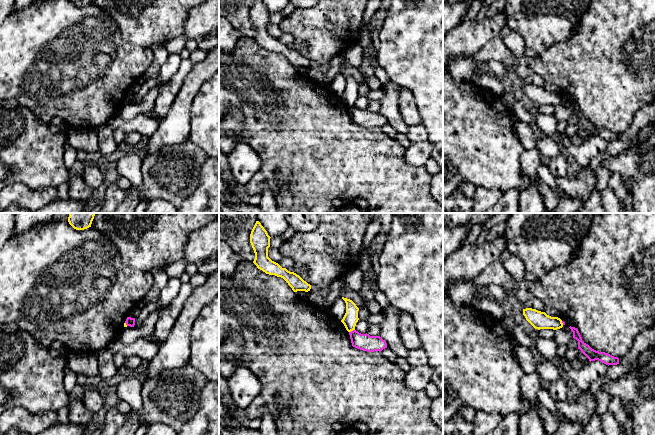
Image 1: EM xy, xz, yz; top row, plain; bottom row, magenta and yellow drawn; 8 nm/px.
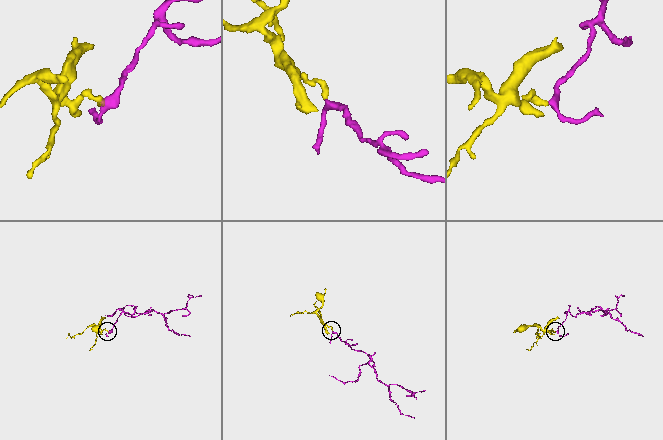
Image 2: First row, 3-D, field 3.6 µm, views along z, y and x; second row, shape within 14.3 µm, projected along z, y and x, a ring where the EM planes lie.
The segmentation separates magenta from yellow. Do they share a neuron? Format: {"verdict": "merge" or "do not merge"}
{"verdict": "do not merge"}

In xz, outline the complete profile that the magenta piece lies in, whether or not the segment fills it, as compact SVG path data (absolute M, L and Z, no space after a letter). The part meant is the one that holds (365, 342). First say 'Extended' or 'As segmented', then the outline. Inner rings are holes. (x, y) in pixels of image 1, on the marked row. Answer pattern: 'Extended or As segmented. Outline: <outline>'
As segmented. Outline: M356 330L349 332L352 346L367 352L379 351L387 348L387 343L380 336L361 334Z

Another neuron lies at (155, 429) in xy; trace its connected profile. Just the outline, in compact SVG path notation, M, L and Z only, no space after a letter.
M152 424L147 428L146 435L178 435L178 433L168 425Z

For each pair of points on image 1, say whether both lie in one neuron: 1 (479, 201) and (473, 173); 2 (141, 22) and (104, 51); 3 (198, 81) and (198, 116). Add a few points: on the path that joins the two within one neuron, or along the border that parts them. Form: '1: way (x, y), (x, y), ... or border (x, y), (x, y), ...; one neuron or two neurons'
1: border (477, 187), (498, 188), (500, 190); two neurons
2: border (111, 16), (121, 37), (125, 41), (143, 47); two neurons
3: border (208, 79), (193, 99), (190, 113); two neurons

